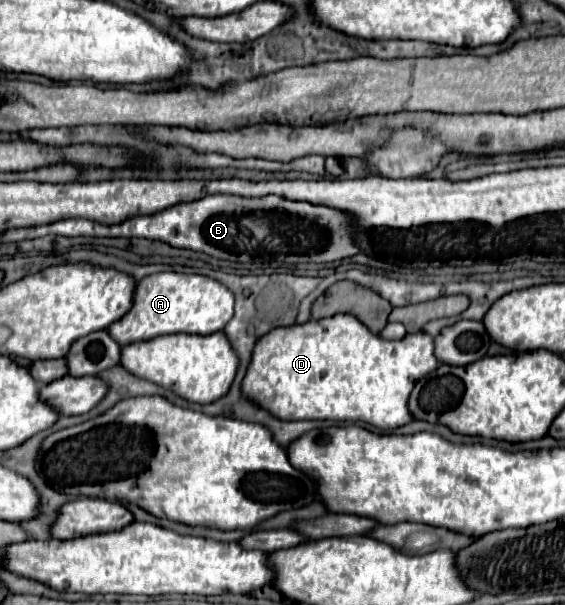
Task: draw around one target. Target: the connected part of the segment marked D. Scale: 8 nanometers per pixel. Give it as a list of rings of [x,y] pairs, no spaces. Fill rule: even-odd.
[[[332,315],[332,317],[326,317],[326,319],[310,319],[302,325],[290,325],[290,327],[276,327],[272,331],[268,331],[262,339],[256,341],[254,349],[252,349],[252,359],[250,359],[250,365],[246,369],[246,375],[242,379],[242,397],[248,399],[248,401],[254,401],[254,405],[262,407],[262,409],[270,409],[270,413],[282,421],[300,421],[300,419],[332,419],[332,421],[364,421],[364,423],[370,423],[378,429],[396,429],[396,427],[402,427],[406,425],[408,421],[412,421],[412,415],[408,413],[408,395],[414,387],[414,381],[418,381],[420,377],[428,375],[430,371],[434,371],[440,363],[436,361],[434,357],[434,339],[420,331],[420,333],[414,333],[414,335],[406,335],[404,339],[398,339],[398,341],[386,341],[386,339],[380,339],[378,335],[370,333],[368,329],[362,329],[362,325],[358,325],[356,317],[350,317],[350,315]]]

